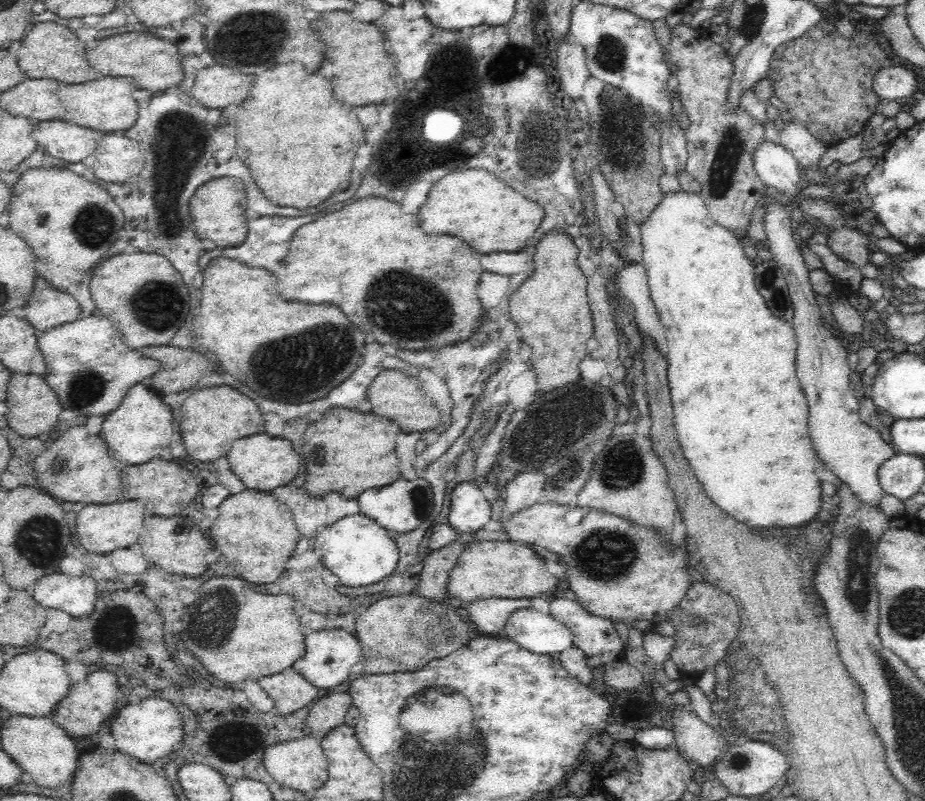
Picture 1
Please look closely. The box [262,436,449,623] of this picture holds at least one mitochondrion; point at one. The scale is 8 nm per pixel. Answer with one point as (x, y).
(420, 495)

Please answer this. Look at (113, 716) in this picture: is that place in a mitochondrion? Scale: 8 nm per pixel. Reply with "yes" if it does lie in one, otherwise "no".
no

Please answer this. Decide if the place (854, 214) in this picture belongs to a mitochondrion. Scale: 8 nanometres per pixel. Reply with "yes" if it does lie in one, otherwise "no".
no

